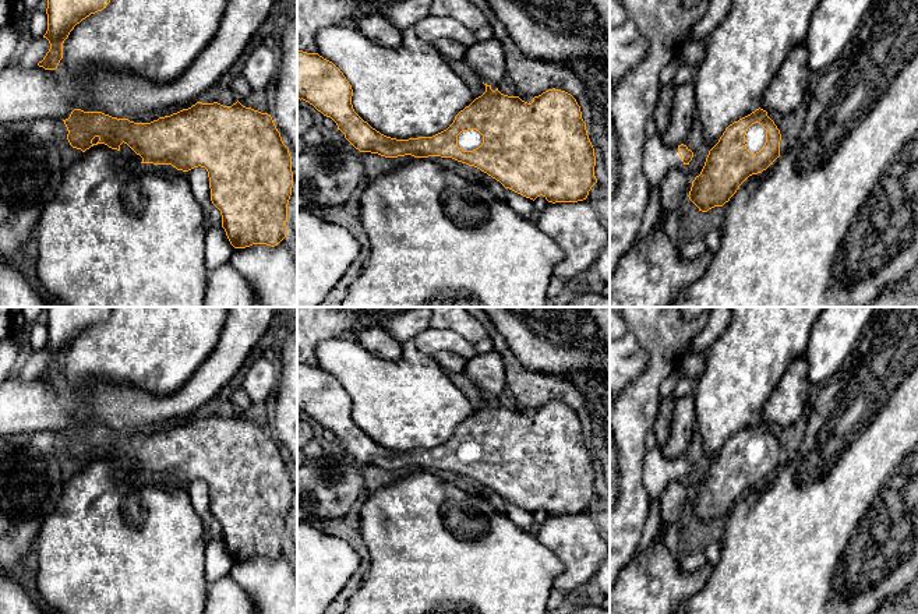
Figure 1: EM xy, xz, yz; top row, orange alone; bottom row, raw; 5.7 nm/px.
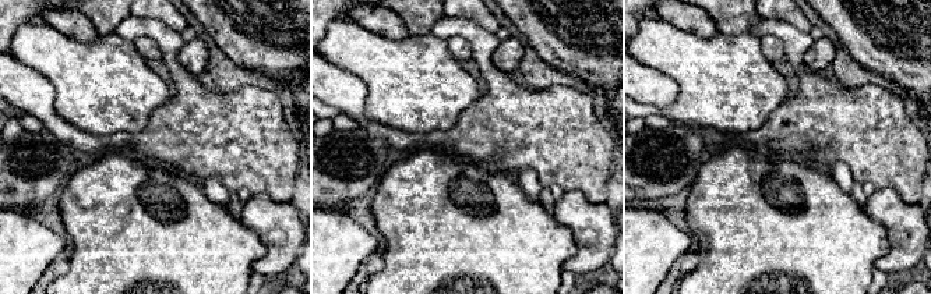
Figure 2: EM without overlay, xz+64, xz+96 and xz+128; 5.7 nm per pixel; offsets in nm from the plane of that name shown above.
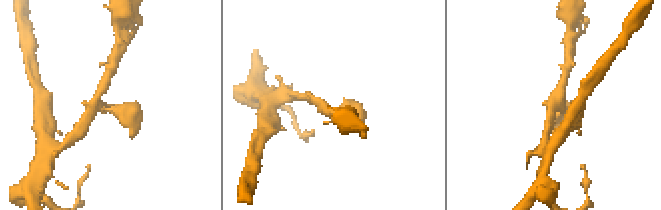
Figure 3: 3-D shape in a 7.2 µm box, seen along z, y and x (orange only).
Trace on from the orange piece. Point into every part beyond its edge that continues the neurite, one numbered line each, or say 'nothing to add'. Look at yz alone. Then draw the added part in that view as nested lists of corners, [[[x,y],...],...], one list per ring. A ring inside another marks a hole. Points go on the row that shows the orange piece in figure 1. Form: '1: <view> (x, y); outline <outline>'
1: yz (755, 138); outline [[[752,124],[745,135],[746,149],[752,154],[759,152],[766,142],[766,130],[759,124]]]

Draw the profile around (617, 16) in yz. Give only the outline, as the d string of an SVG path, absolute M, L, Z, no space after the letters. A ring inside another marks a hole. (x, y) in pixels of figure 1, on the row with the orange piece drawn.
M610 0L610 29L617 28L628 20L619 0Z

